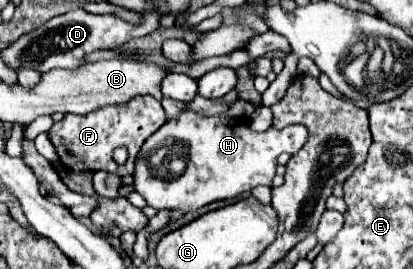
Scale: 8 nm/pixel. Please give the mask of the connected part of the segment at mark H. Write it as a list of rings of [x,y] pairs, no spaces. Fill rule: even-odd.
[[[181,111],[177,119],[169,119],[141,147],[133,175],[135,189],[157,211],[181,209],[191,213],[215,201],[235,199],[257,185],[271,185],[277,157],[283,151],[295,155],[305,139],[307,129],[303,125],[289,125],[281,131],[269,127],[265,133],[257,133],[229,113],[207,117]]]

